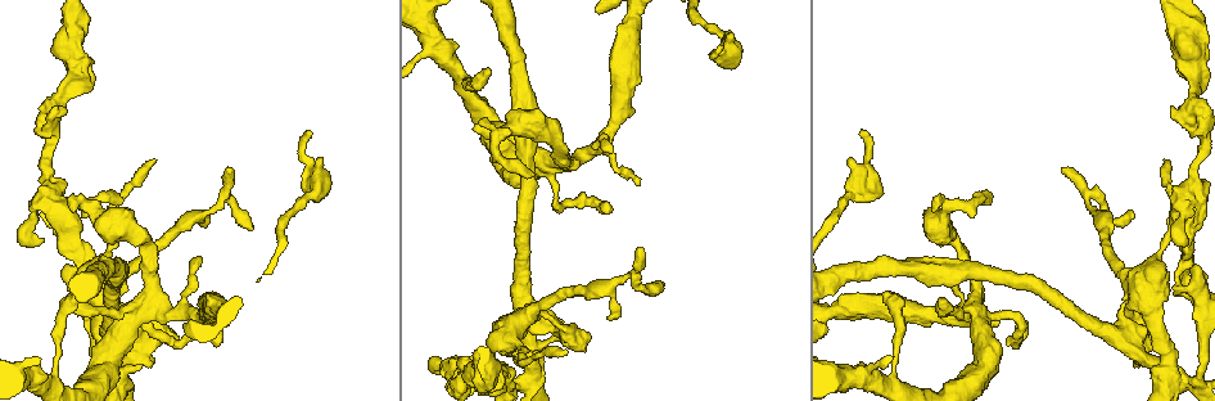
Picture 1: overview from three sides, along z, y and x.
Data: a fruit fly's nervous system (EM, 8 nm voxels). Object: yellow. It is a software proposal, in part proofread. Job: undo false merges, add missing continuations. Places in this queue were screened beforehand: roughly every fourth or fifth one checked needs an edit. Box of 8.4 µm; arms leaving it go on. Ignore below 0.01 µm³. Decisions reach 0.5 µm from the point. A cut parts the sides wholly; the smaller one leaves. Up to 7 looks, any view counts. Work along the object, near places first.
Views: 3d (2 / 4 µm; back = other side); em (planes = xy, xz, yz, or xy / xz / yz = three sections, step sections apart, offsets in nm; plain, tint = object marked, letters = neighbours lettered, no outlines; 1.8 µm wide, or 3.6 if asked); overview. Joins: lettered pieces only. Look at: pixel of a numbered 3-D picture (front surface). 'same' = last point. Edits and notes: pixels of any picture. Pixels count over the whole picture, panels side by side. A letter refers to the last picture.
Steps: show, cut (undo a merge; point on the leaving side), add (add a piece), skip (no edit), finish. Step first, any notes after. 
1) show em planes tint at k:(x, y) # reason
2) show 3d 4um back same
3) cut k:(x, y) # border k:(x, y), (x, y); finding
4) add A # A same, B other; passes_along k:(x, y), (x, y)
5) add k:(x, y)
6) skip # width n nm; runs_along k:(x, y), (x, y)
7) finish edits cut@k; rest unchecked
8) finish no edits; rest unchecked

show 3d 4um at 1:(862, 130) # free end

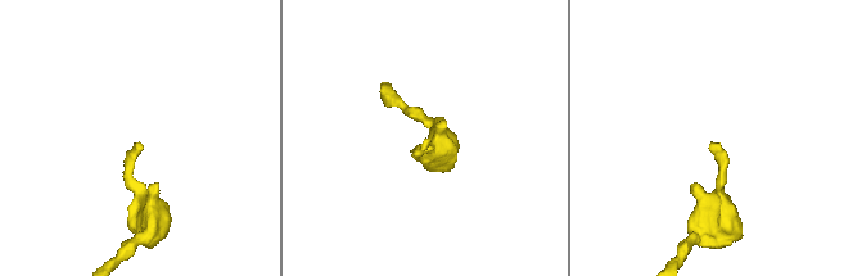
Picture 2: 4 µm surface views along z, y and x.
show em xy step 4 letters at 2:(427, 143)

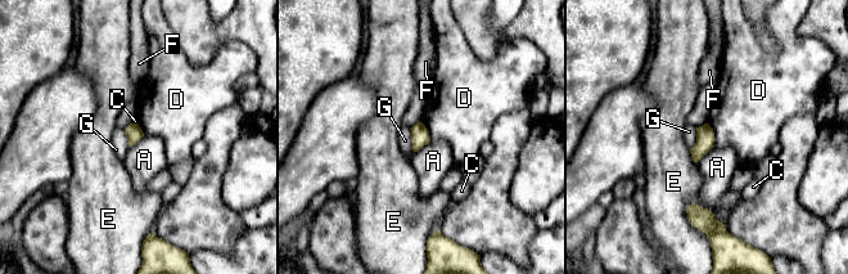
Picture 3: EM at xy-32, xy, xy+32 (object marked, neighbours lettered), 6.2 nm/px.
skip # longest_contact E 260 nm; A other, C other, D other, E other, F other, G other; border 3:(708, 122), (713, 131), (715, 146); none of them fits

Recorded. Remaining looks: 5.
show em yz step 16 letters at 1:(489, 69) # free end

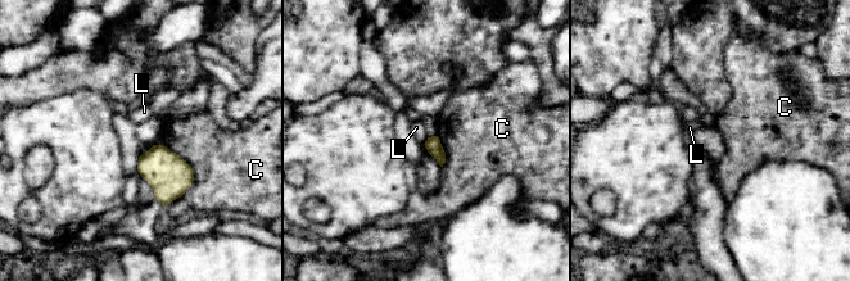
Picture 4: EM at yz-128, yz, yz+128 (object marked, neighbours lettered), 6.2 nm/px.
show em planes letters same # cut it another way

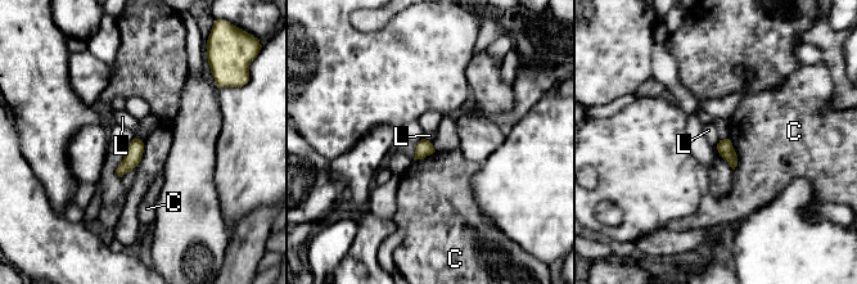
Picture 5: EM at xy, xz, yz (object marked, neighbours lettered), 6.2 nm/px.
skip # C other, L other; border 5:(135, 136), (143, 143); no lettered piece goes on from it

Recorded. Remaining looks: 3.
show 3d 2um at 1:(567, 351) # end of a long branch

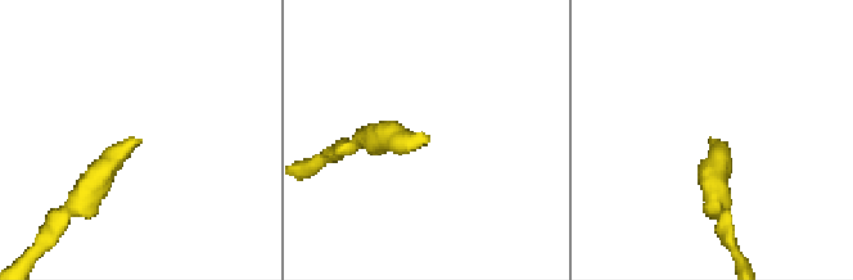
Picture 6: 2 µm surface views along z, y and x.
show em xz step 8 tint at 6:(138, 142) # need the tissue

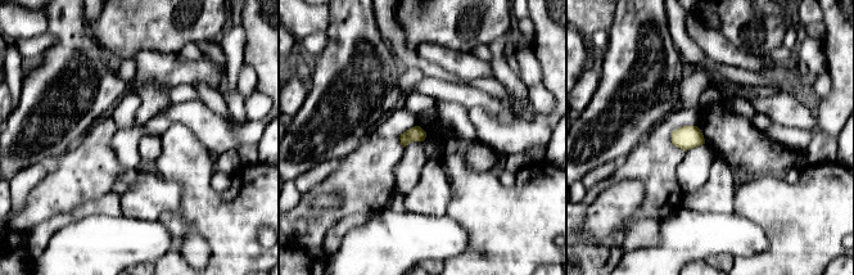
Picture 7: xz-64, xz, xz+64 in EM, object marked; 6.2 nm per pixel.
show em planes letters same

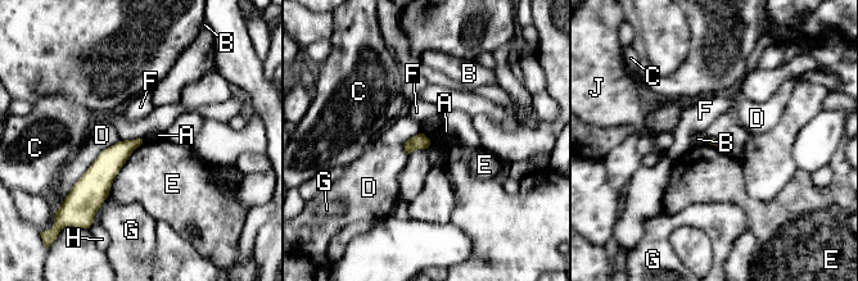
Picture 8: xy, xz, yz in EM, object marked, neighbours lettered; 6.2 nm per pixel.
skip # A other, B other, C other, D other, E other, F other, G other, H other, J other; border 8:(143, 143), (122, 166), (107, 196); no lettered piece goes on from it

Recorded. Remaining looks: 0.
finish no edits; rest unchecked

